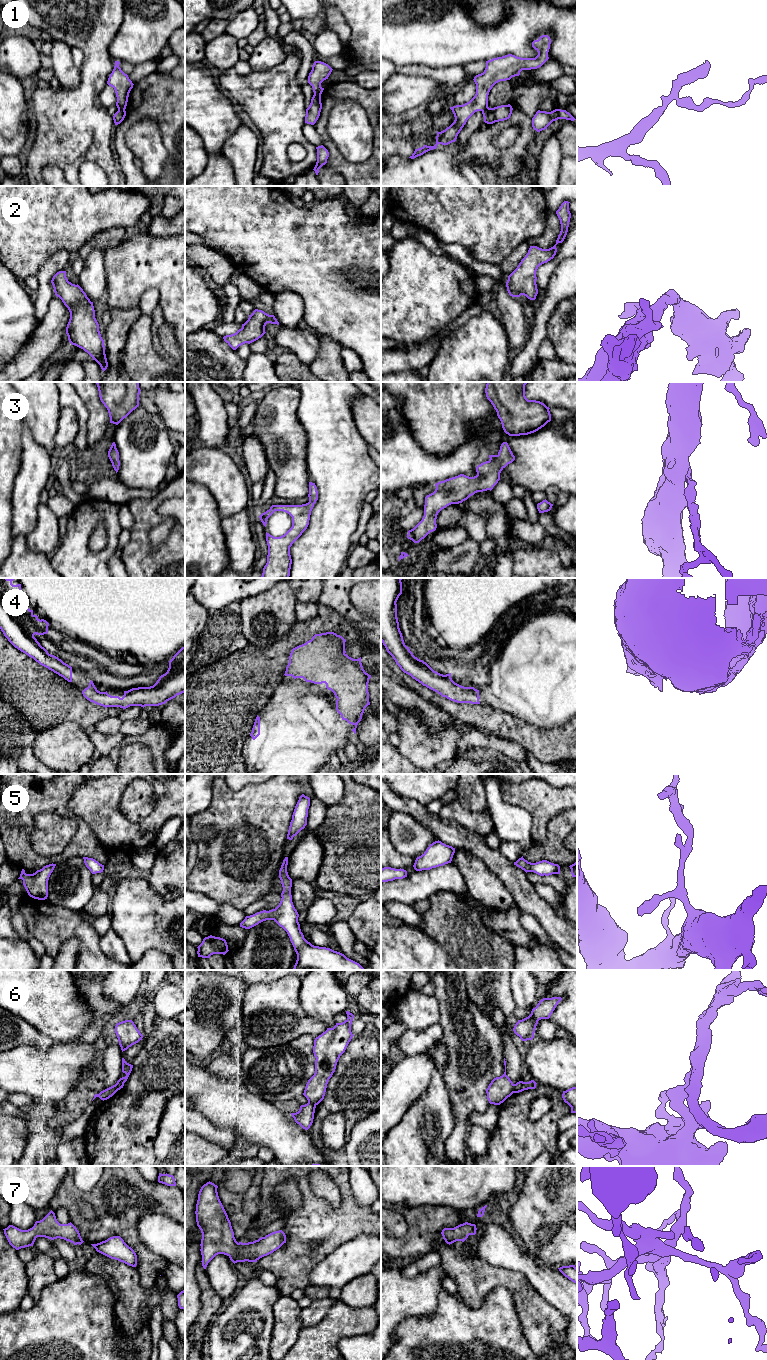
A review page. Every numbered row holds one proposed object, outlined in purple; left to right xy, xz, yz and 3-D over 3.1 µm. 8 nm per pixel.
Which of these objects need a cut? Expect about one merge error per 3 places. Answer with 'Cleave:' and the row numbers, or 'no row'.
Cleave: 1, 6

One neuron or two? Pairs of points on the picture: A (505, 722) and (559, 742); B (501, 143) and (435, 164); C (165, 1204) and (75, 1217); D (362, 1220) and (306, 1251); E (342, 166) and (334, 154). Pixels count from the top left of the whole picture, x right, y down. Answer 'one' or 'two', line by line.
A: one
B: two
C: one
D: one
E: one

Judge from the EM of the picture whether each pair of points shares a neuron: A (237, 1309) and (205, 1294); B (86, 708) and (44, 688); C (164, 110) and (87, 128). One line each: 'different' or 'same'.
A: different
B: same
C: different

